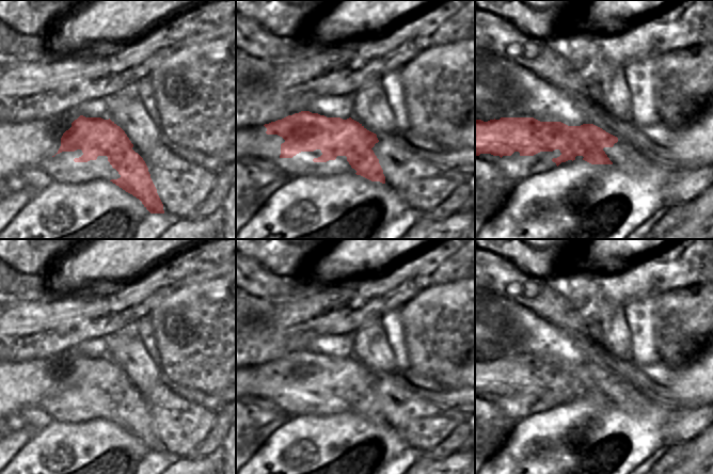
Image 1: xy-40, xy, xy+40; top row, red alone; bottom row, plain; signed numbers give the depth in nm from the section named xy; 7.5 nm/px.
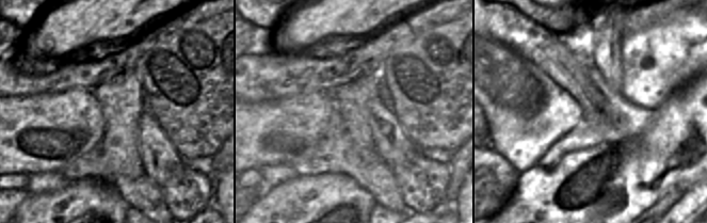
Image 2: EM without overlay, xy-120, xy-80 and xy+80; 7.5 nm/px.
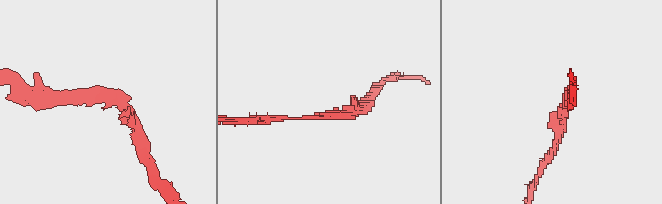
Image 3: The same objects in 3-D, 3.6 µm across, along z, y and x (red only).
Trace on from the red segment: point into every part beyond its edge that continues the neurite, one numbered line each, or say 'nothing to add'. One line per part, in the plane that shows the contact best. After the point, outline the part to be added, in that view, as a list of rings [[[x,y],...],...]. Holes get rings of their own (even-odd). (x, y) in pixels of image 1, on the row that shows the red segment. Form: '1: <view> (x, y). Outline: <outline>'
nothing to add.

